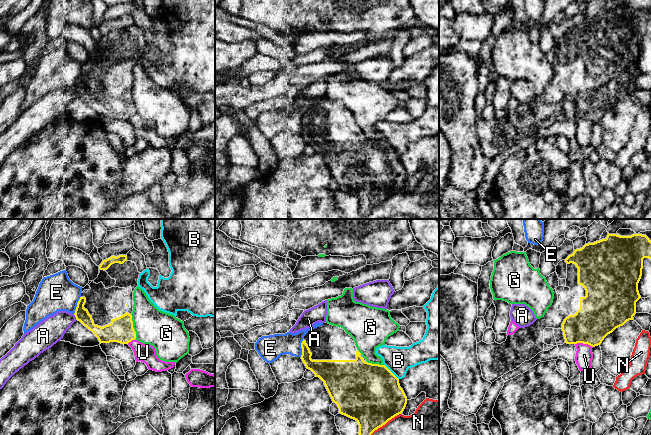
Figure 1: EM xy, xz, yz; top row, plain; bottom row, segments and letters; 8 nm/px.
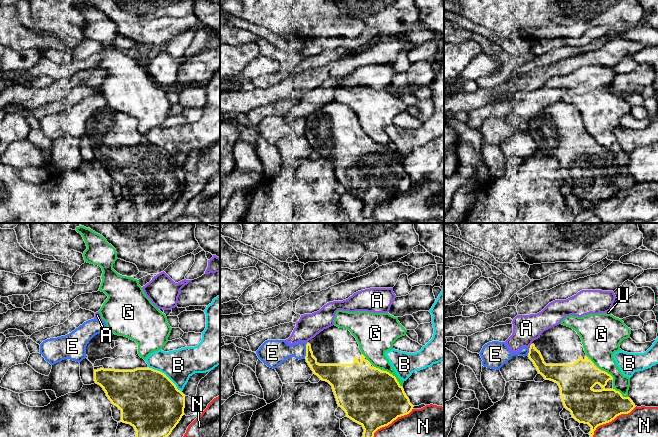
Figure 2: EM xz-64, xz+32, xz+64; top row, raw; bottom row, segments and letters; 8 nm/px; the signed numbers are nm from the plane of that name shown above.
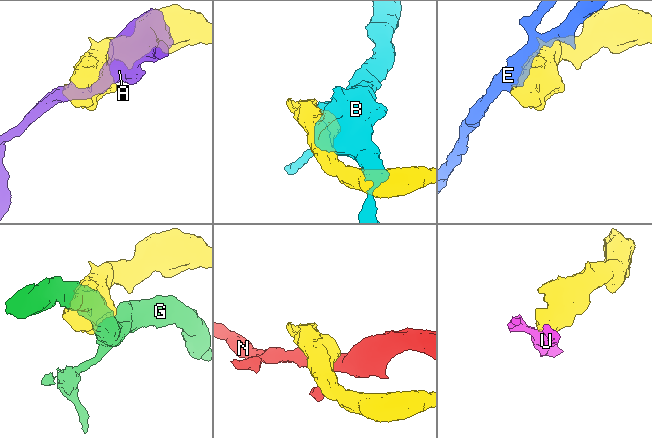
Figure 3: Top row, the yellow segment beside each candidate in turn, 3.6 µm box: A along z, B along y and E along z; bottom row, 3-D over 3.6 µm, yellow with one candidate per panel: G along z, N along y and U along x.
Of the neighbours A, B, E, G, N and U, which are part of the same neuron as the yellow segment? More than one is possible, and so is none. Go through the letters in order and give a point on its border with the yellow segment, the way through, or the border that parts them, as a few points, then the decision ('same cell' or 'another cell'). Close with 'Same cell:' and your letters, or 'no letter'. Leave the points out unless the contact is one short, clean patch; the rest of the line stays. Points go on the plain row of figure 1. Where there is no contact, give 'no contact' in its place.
A: meets yellow in xy at (75, 92); another cell
B: meets yellow in xz at (391, 148); another cell
E: meets yellow in xy at (77, 81); another cell
G: meets yellow in xy at (132, 102); another cell
N: meets yellow in xz at (382, 201); another cell
U: meets yellow in yz at (584, 119); border along yz (575, 119), (587, 119), (592, 123); another cell
Same cell: no letter

